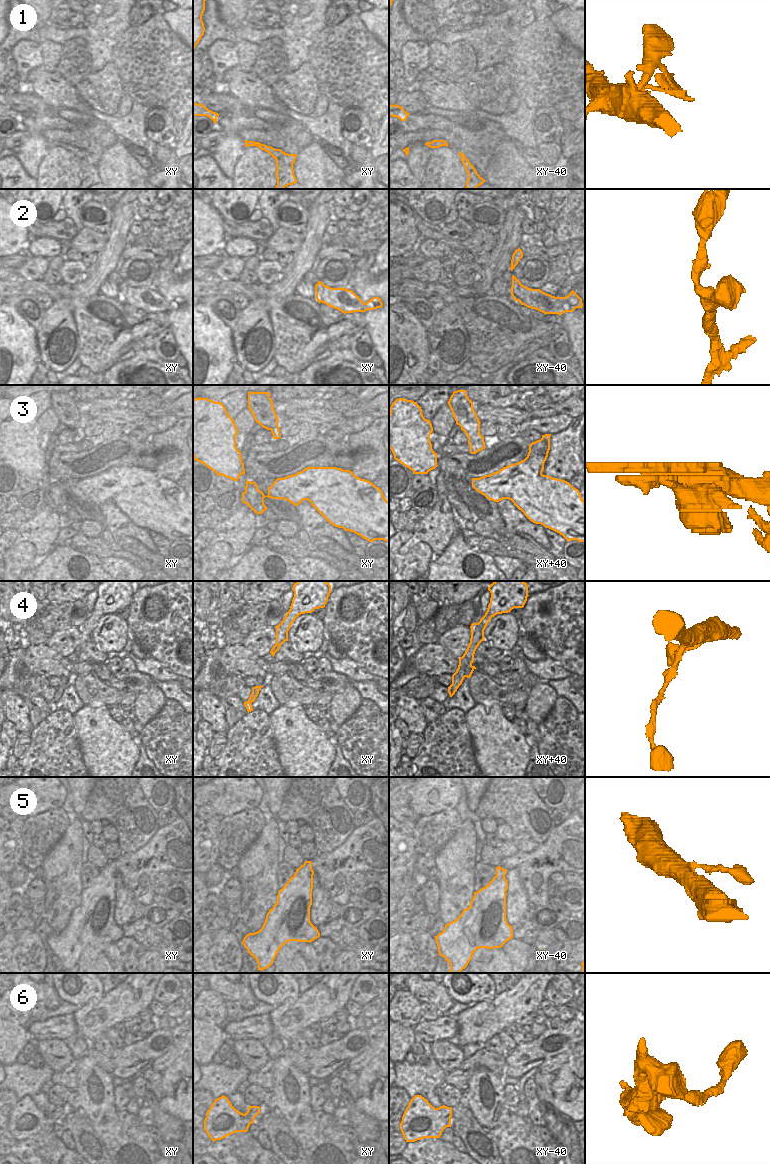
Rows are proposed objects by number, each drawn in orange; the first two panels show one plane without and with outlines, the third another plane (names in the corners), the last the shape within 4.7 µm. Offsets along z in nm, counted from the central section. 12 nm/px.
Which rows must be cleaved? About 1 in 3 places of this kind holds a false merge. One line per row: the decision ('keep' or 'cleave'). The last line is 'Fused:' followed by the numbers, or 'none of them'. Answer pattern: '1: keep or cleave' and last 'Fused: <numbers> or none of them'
1: keep
2: keep
3: cleave
4: keep
5: keep
6: keep
Fused: 3

